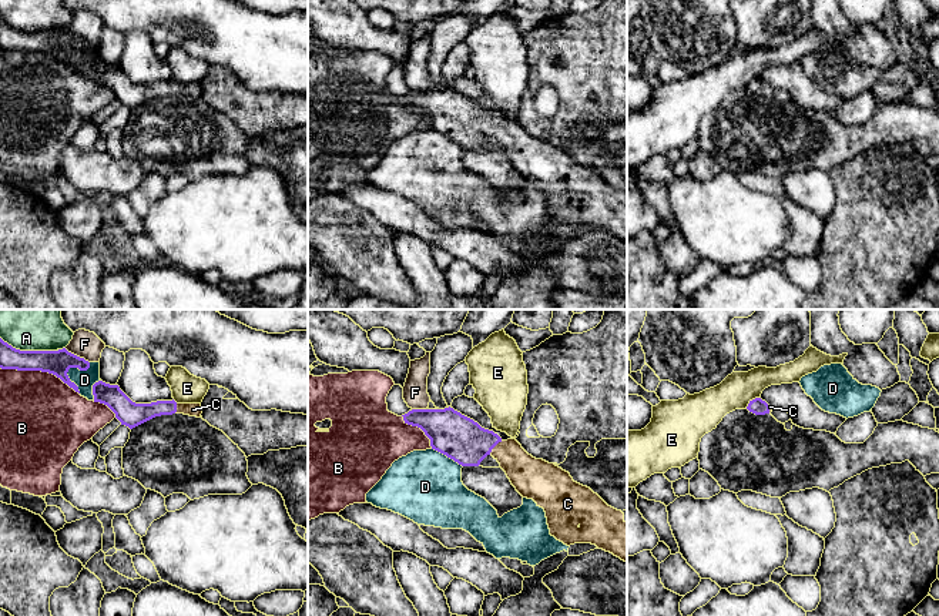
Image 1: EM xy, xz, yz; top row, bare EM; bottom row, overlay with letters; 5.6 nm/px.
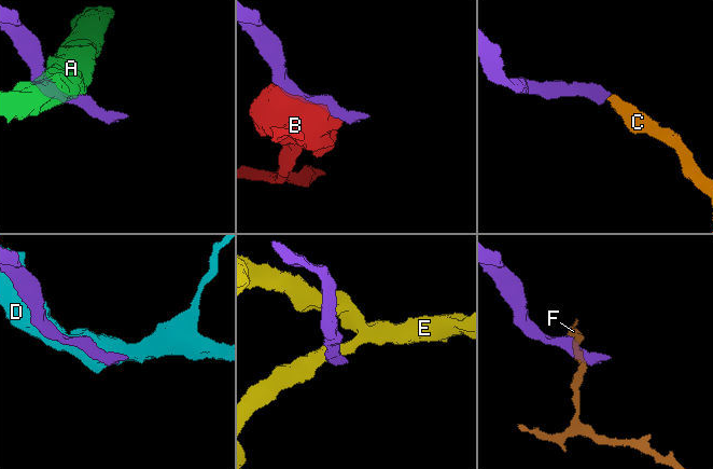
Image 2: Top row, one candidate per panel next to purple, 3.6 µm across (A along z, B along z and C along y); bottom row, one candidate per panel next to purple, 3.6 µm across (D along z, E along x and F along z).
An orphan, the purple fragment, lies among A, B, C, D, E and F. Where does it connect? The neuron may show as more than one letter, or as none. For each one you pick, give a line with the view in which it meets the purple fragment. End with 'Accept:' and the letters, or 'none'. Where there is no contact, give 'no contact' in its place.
C: contact in xz
Accept: C

